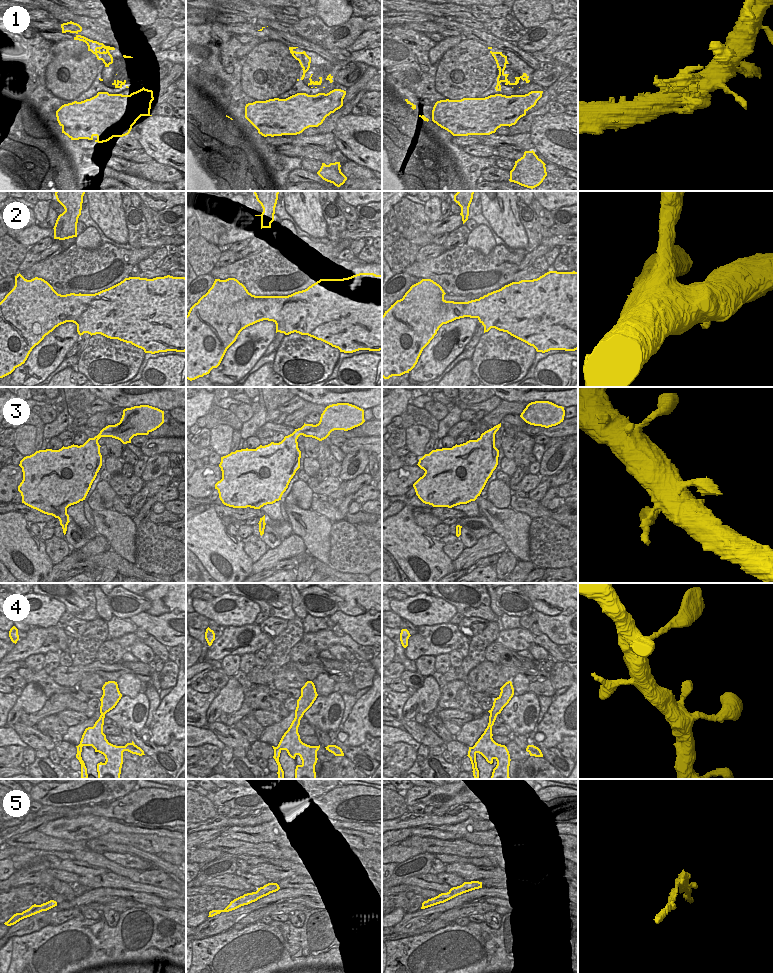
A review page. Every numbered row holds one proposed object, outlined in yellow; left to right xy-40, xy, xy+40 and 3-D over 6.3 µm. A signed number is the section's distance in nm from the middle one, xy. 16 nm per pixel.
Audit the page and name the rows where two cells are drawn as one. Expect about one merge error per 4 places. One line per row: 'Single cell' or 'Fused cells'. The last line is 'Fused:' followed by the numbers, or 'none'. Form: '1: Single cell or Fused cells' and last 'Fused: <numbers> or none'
1: Fused cells
2: Single cell
3: Single cell
4: Single cell
5: Fused cells
Fused: 1, 5.

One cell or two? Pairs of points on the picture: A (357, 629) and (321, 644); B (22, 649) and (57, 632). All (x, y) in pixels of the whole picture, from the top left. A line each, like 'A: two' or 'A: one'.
A: two
B: one

